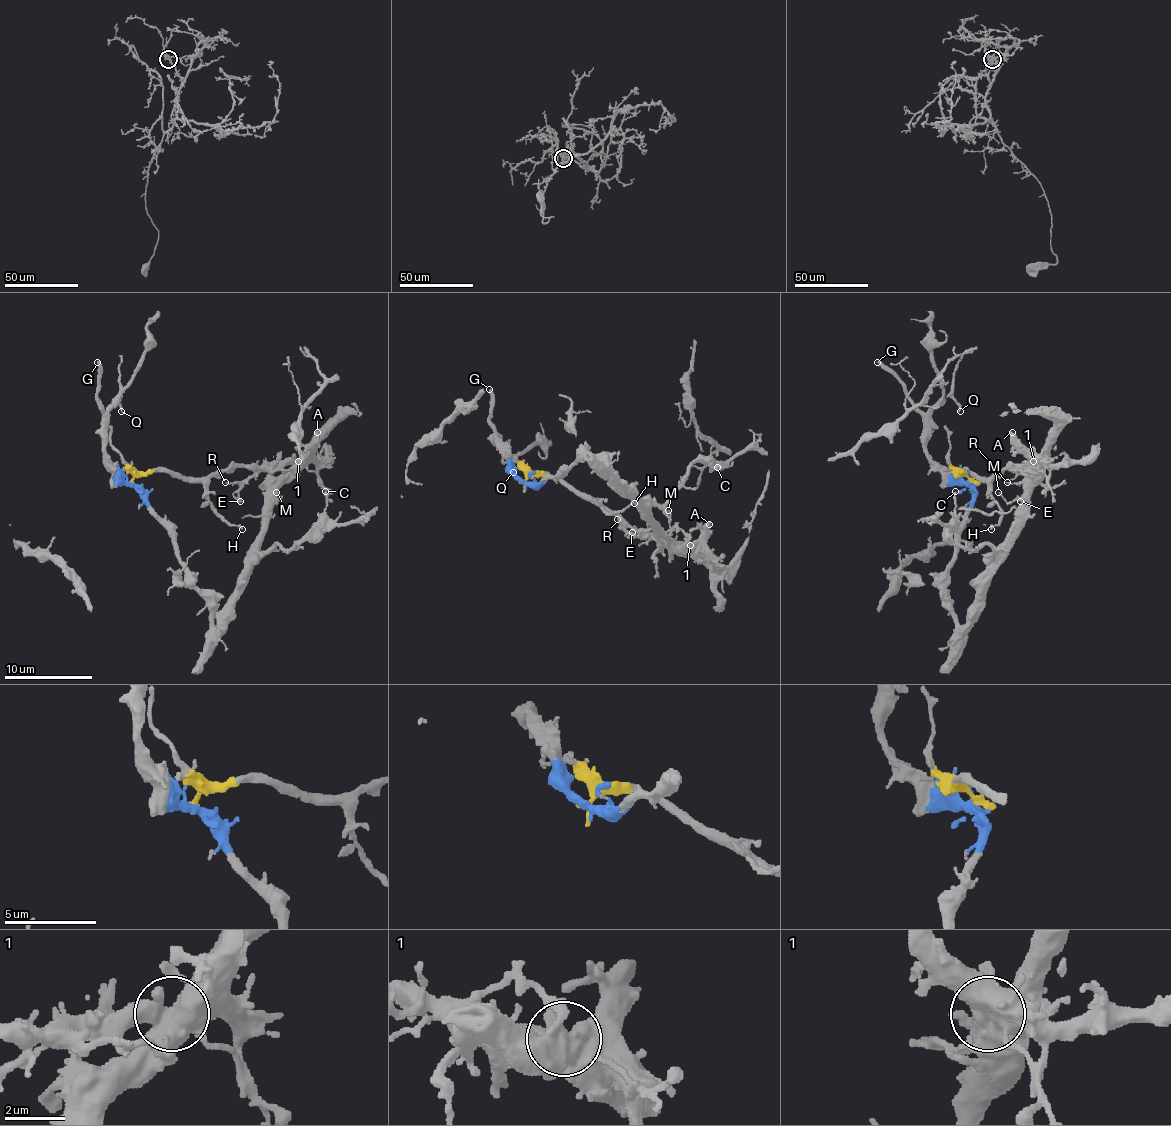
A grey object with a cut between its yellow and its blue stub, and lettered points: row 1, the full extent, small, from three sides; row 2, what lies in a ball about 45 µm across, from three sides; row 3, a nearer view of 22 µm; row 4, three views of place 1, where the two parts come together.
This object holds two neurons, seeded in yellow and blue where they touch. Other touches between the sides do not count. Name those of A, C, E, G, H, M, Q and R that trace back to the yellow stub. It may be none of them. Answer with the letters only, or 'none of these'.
A, E, H, R

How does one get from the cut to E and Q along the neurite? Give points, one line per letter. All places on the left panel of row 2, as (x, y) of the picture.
E: (130, 482), (141, 473), (167, 471), (183, 477), (212, 477), (247, 466), (254, 475), (238, 493), (240, 502)
Q: (130, 484), (106, 460), (106, 409), (121, 396), (121, 411)

